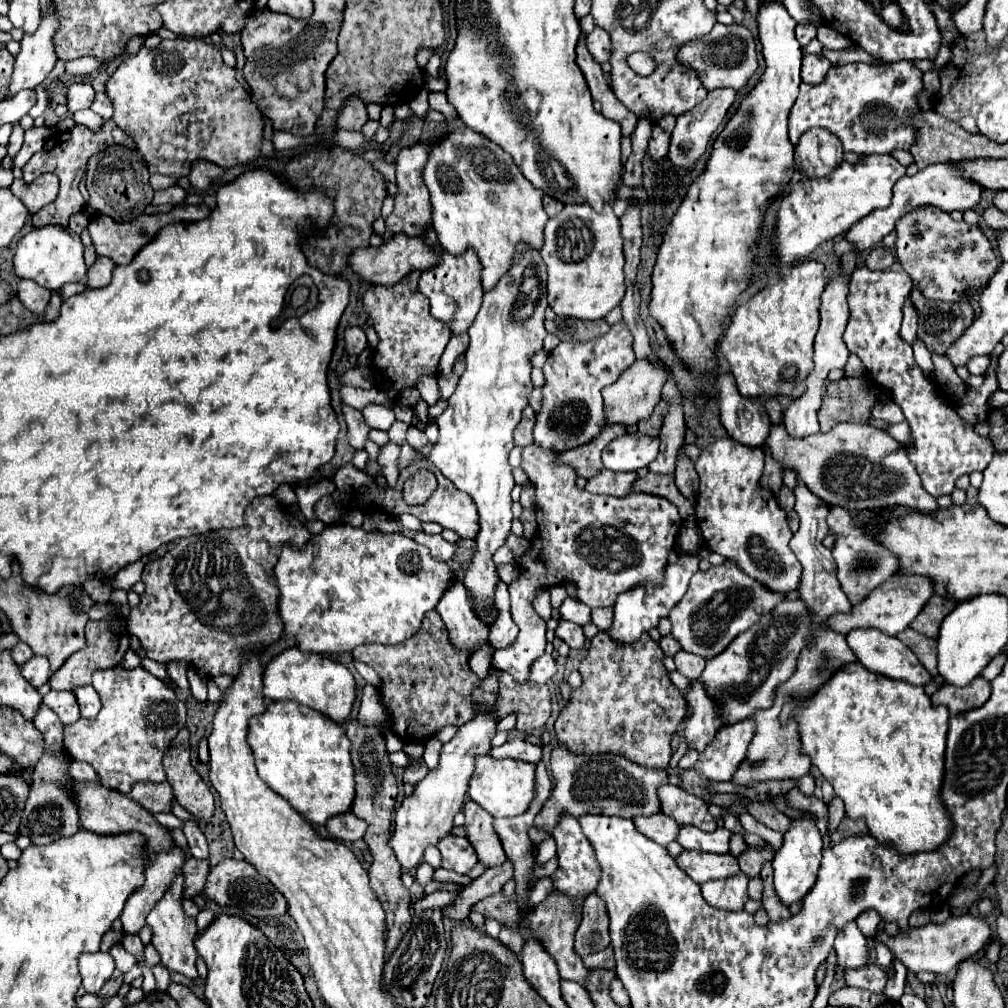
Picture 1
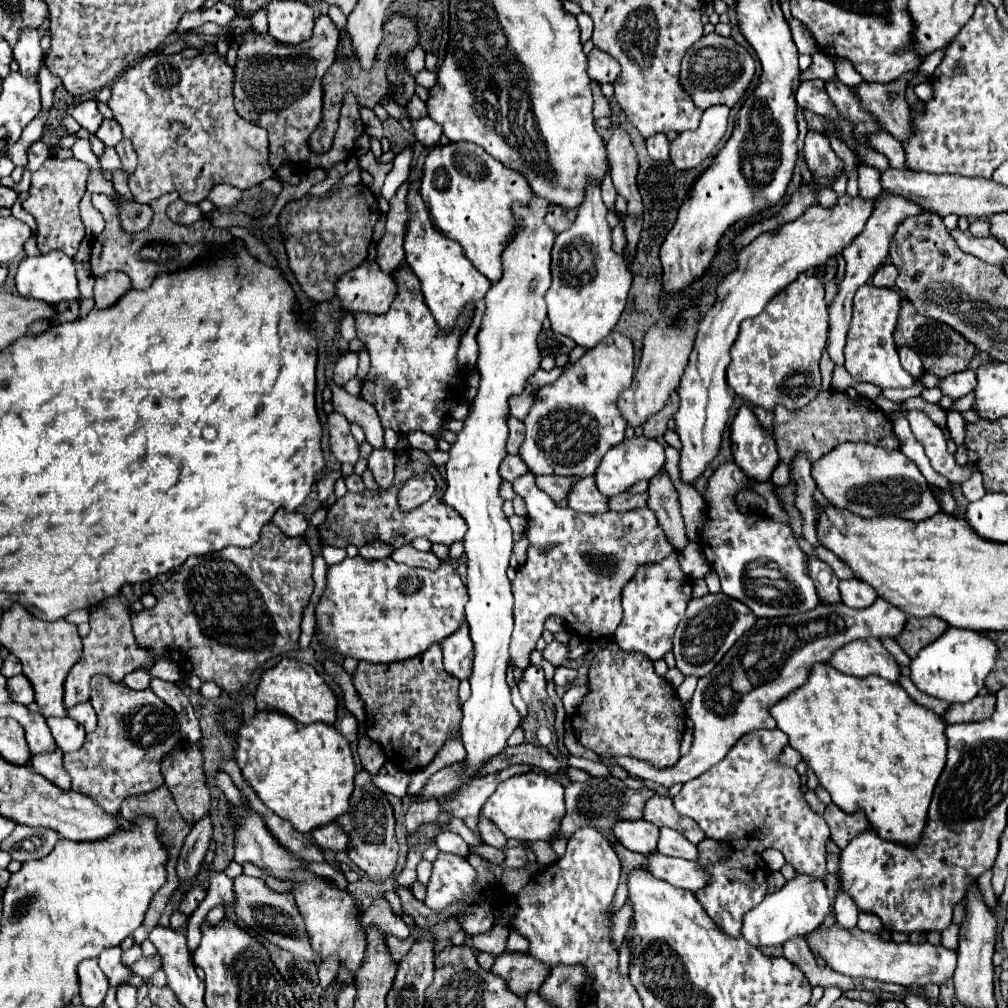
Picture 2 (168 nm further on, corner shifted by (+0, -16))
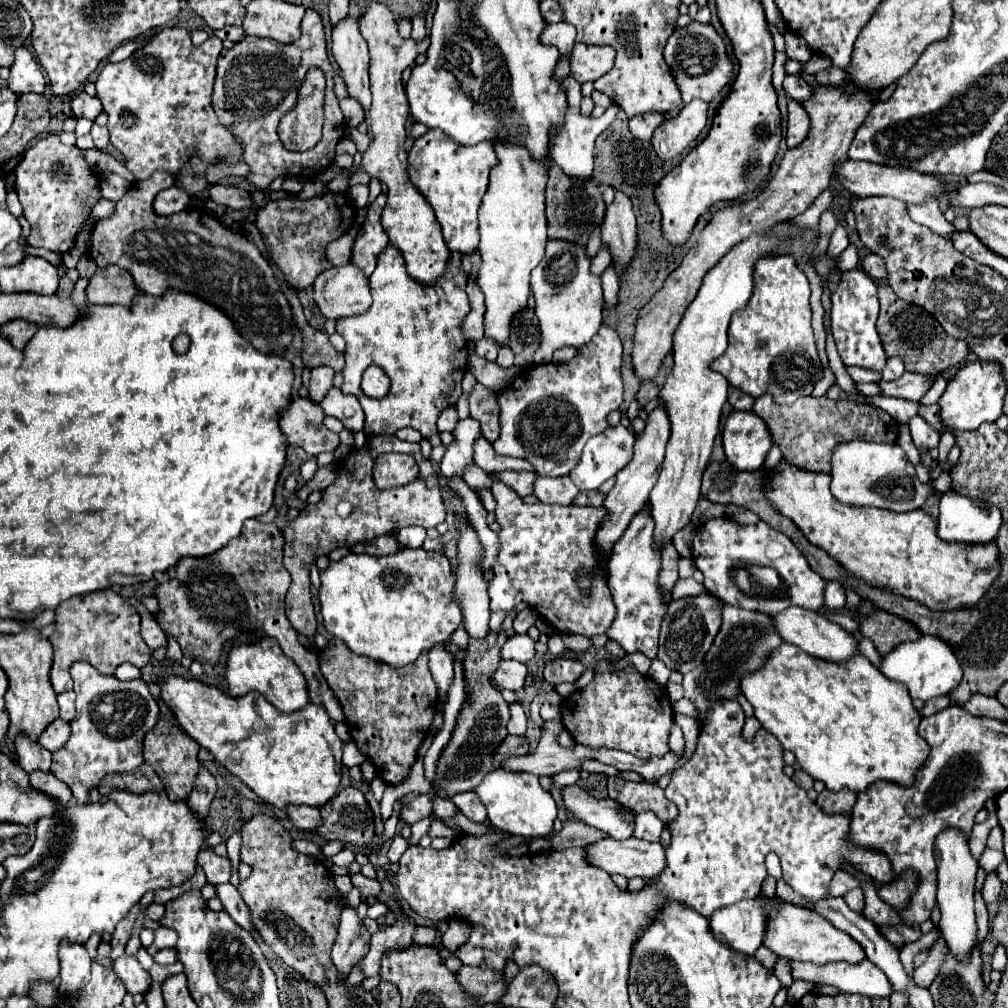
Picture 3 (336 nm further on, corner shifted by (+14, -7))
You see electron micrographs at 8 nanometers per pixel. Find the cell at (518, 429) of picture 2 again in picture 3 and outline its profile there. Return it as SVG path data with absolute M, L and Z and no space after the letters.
M475 383L473 391L469 393L469 411L471 411L471 417L481 423L483 437L487 441L491 441L491 443L497 441L497 437L501 433L497 393L489 391L481 383Z

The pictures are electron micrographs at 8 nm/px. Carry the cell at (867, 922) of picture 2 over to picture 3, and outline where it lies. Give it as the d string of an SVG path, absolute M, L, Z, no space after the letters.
M857 887L857 889L851 889L845 897L845 903L853 909L853 911L857 911L857 913L861 913L863 911L863 907L865 907L865 897L863 897L863 891Z

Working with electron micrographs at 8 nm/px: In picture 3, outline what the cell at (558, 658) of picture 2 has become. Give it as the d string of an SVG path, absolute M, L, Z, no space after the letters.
M513 635L511 639L507 639L501 655L503 659L517 659L527 663L535 657L535 641L529 635Z

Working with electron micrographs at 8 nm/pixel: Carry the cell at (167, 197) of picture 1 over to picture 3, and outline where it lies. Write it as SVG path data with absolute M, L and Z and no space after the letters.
M179 187L163 189L161 193L157 193L157 197L153 201L157 215L173 215L173 213L187 209L189 205L191 205L191 197L185 191L181 191Z

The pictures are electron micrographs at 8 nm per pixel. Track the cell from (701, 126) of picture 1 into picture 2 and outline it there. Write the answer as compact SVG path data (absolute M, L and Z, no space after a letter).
M711 106L703 112L699 128L683 132L671 142L671 162L677 170L691 170L711 156L717 142L725 136L727 116L727 106Z

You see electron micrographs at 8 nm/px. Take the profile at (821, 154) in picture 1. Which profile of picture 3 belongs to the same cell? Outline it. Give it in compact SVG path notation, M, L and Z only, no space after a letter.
M791 101L789 103L789 123L787 123L787 145L789 145L789 149L803 143L807 133L809 133L809 115L801 103Z

